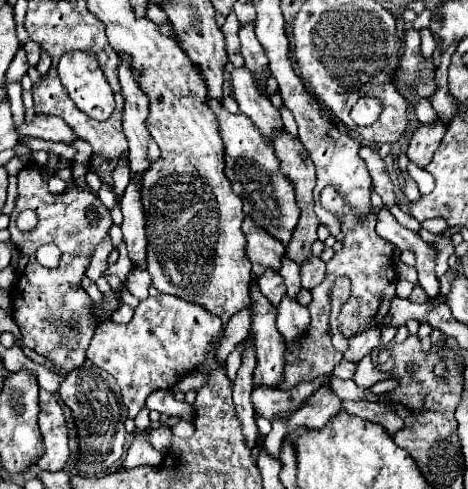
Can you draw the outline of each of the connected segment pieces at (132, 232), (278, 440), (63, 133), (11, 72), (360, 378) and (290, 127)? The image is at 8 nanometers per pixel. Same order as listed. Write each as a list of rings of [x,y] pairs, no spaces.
[[[130,181],[130,185],[126,187],[120,209],[124,213],[122,233],[124,233],[124,243],[126,243],[126,249],[128,249],[128,257],[136,267],[142,267],[146,263],[144,211],[142,211],[142,203],[140,203],[140,187],[134,181]]]
[[[274,421],[274,423],[272,423],[272,431],[264,437],[266,451],[268,451],[272,457],[278,457],[278,453],[280,453],[284,431],[286,431],[286,421]]]
[[[36,113],[32,121],[24,121],[20,127],[16,127],[16,131],[20,137],[36,137],[46,141],[72,143],[76,139],[74,131],[60,117],[50,117],[42,113]]]
[[[20,47],[18,53],[14,55],[10,67],[8,67],[8,73],[6,73],[6,79],[8,83],[14,83],[14,81],[20,81],[24,77],[24,73],[28,71],[28,61],[26,61],[26,53],[24,49]]]
[[[366,355],[366,357],[358,363],[358,369],[356,369],[356,373],[354,373],[352,379],[354,379],[354,383],[356,383],[358,387],[368,389],[368,387],[372,387],[374,383],[378,383],[378,381],[388,379],[389,377],[390,372],[378,371],[378,369],[374,367],[370,355]]]
[[[282,107],[280,109],[280,113],[282,113],[282,119],[284,119],[284,131],[288,133],[288,135],[292,135],[294,139],[298,139],[298,131],[296,131],[296,121],[294,121],[294,117],[292,117],[292,113],[286,109],[286,107]]]

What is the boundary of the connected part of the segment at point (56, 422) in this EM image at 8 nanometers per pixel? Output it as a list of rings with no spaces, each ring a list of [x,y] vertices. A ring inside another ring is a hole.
[[[40,389],[38,397],[40,415],[38,425],[44,437],[44,455],[38,461],[38,467],[44,471],[60,471],[64,469],[70,451],[68,451],[68,429],[64,423],[64,413],[56,403],[56,397],[44,389]]]

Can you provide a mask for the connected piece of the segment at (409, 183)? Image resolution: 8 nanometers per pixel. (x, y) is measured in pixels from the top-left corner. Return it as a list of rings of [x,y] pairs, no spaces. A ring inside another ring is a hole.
[[[403,171],[401,172],[401,175],[405,180],[404,194],[406,195],[410,202],[417,201],[421,197],[418,185],[411,178],[408,172]]]

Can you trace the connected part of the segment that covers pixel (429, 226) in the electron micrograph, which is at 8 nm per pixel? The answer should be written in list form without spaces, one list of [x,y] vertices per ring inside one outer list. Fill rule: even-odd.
[[[440,217],[432,218],[432,221],[423,221],[421,225],[424,225],[425,230],[435,234],[439,234],[442,233],[442,231],[446,231],[446,229],[450,229],[450,225]]]

